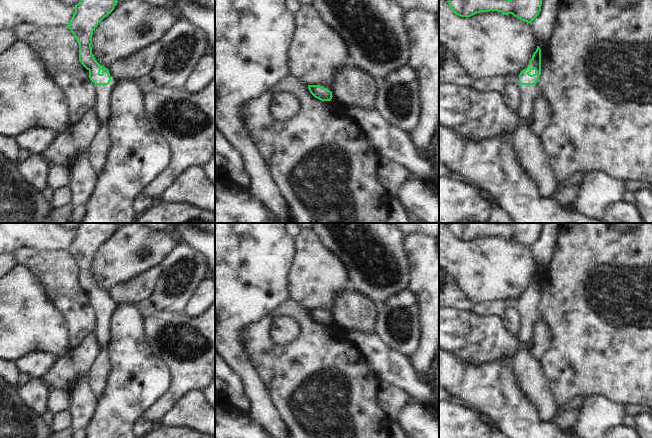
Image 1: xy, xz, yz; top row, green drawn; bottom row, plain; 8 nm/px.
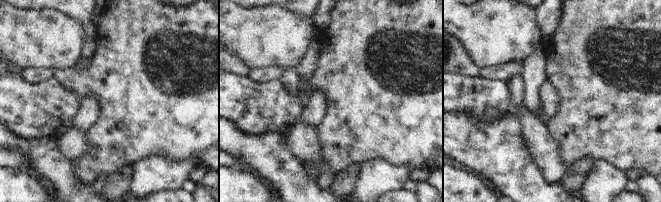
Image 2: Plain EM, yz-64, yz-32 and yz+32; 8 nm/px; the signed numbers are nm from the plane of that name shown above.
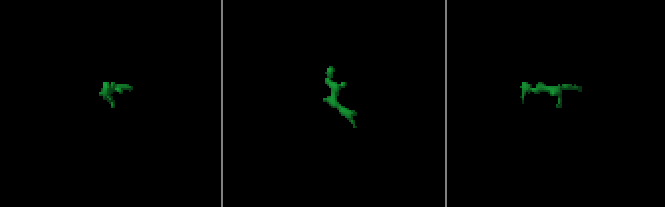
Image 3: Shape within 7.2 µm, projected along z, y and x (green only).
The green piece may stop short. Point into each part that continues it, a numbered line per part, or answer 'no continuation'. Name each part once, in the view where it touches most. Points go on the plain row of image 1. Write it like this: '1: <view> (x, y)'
1: yz (529, 317)

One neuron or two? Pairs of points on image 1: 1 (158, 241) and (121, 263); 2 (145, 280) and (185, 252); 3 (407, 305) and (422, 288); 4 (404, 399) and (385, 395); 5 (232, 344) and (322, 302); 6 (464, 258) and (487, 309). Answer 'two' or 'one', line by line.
1: one
2: two
3: two
4: one
5: two
6: two

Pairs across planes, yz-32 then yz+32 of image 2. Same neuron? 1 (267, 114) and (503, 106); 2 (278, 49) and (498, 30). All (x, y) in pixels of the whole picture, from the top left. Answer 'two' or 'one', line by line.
1: one
2: one

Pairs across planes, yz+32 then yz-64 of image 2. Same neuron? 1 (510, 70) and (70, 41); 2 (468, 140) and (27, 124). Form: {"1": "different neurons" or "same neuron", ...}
{"1": "different neurons", "2": "different neurons"}

